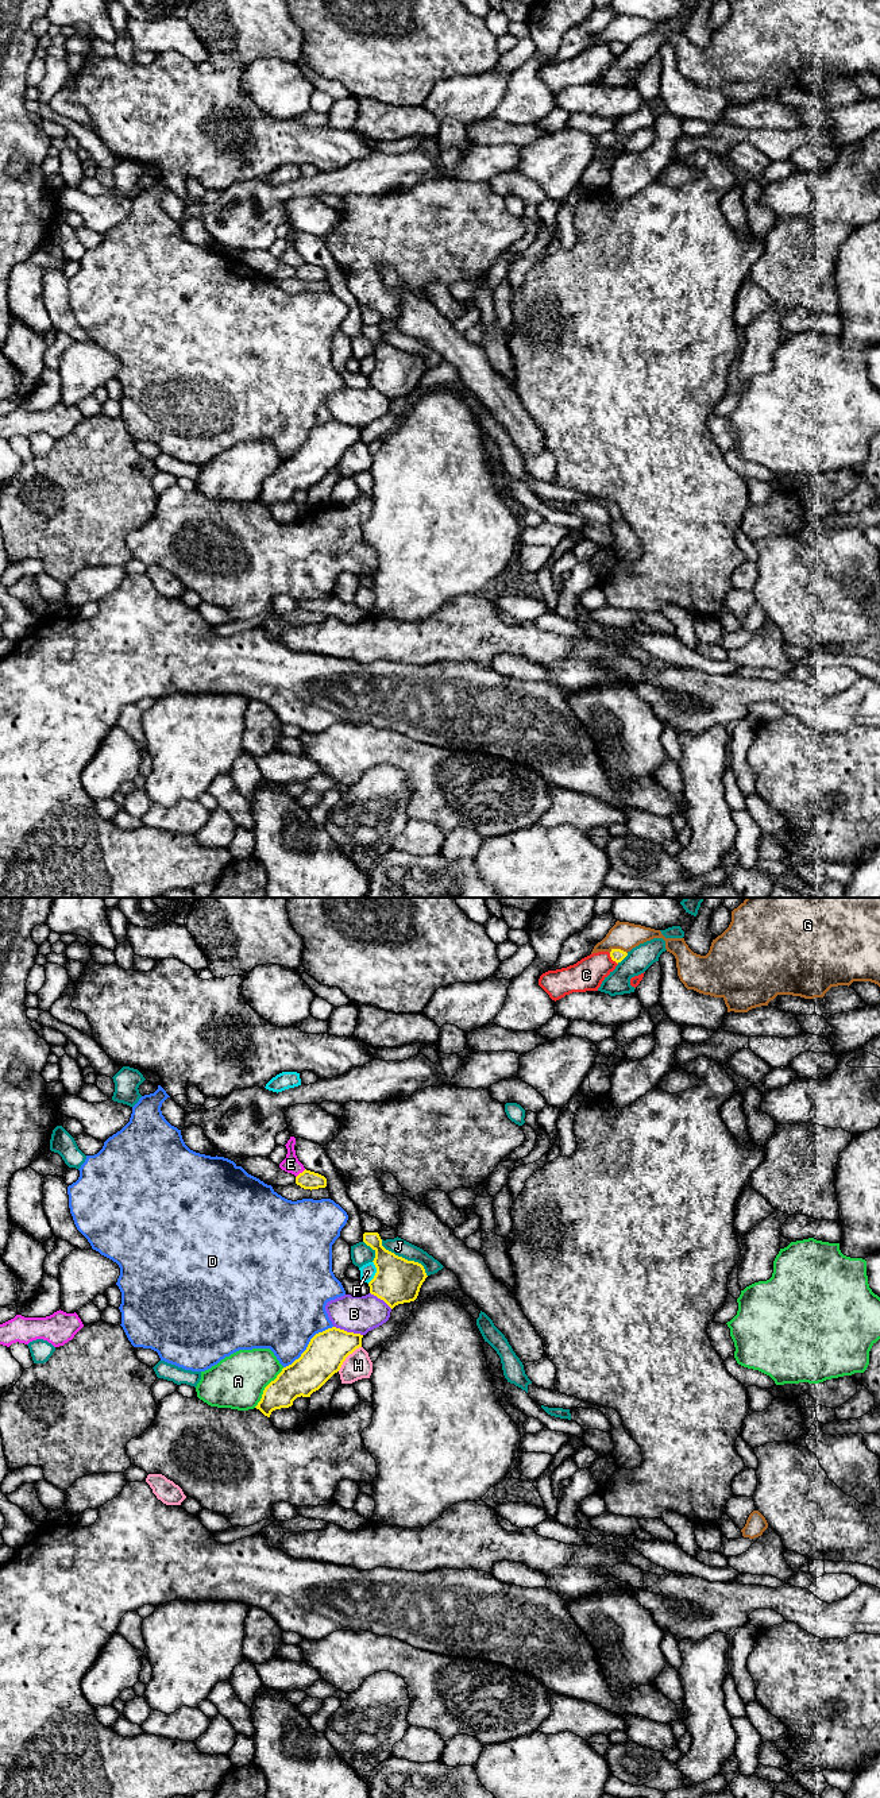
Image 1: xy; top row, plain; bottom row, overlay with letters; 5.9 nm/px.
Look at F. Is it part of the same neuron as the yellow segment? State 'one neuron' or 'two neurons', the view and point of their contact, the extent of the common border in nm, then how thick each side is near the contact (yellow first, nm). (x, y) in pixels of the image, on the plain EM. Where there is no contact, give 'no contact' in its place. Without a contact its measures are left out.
two neurons; contact xy (377, 365); length 140 nm; calibres 280 and 90 nm

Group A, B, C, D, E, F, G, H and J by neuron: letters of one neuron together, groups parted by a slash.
A / B / C / D / E / F / G / H / J

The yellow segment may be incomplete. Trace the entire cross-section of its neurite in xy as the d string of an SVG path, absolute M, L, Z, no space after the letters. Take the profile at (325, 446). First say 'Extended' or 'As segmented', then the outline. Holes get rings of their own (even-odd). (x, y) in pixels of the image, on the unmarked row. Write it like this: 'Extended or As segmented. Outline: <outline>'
As segmented. Outline: M336 420L316 427L301 450L283 460L277 471L265 481L262 491L255 501L270 510L273 503L292 499L297 490L310 490L313 485L319 483L340 463L350 447L362 440L362 431L363 428L360 427L347 425Z

